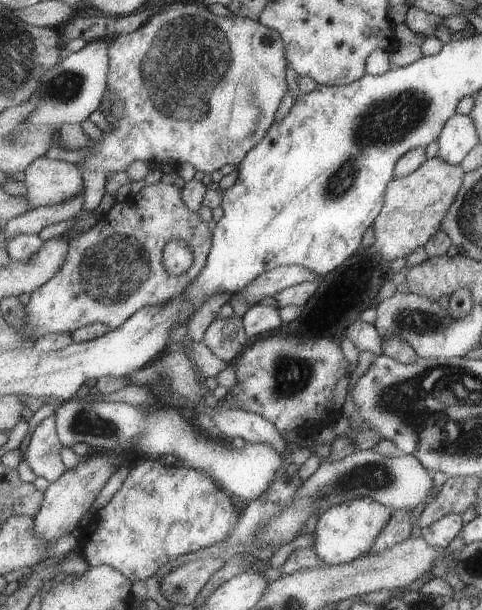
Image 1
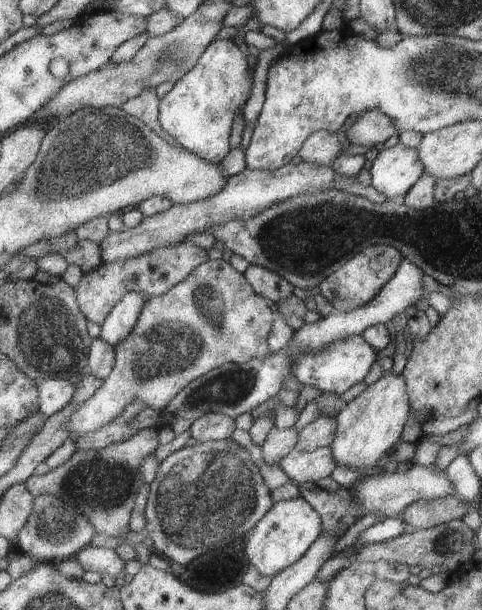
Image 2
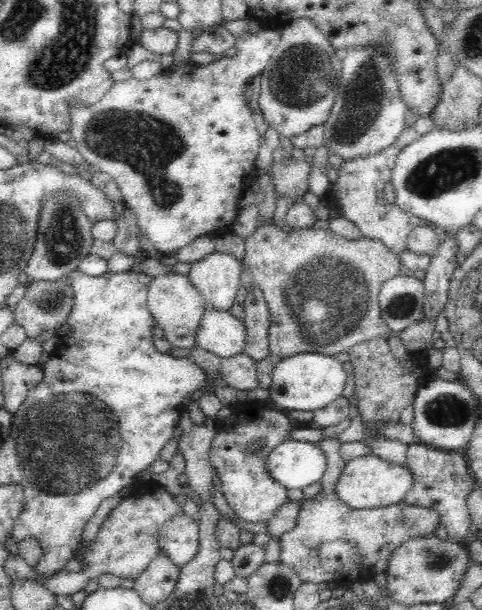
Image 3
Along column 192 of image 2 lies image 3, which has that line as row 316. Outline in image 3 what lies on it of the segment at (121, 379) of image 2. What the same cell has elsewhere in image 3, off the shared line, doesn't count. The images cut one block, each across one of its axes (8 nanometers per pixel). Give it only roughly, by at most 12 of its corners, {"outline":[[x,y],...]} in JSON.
{"outline":[[273,222],[243,239],[270,353],[388,338],[381,240]]}

